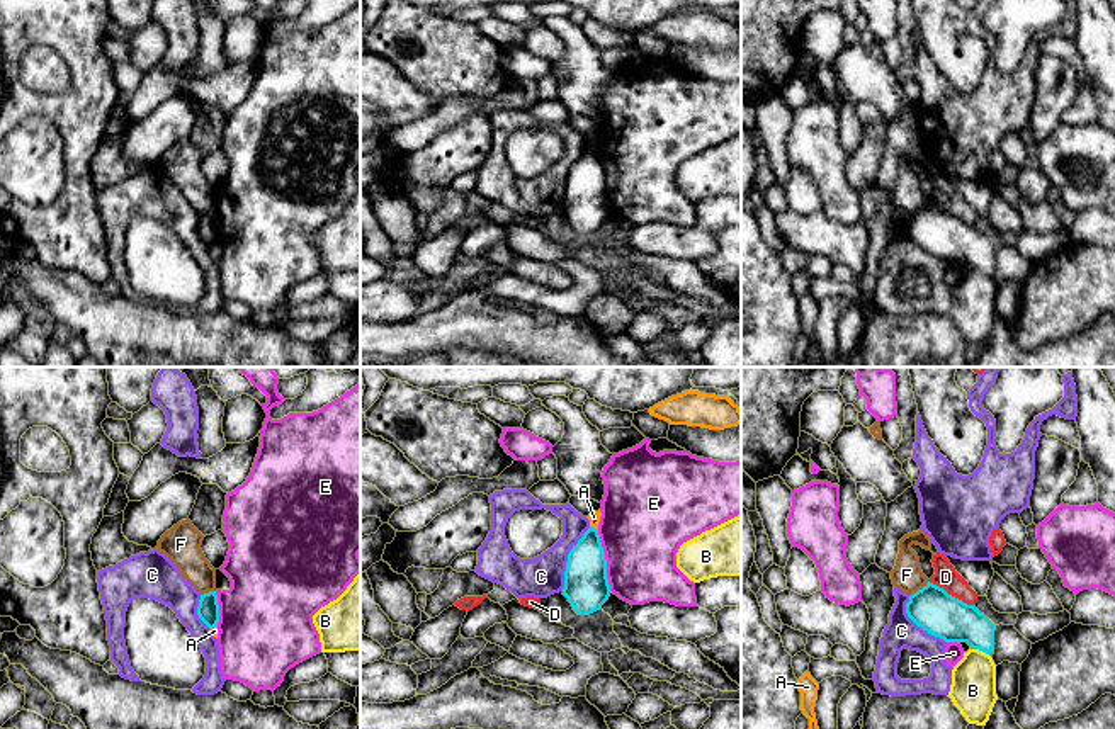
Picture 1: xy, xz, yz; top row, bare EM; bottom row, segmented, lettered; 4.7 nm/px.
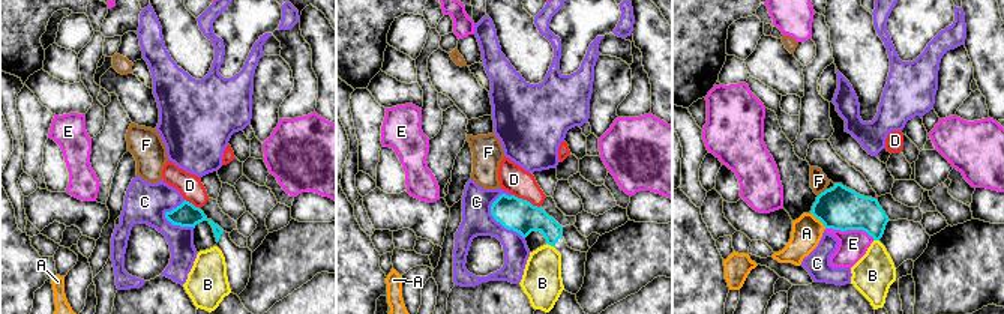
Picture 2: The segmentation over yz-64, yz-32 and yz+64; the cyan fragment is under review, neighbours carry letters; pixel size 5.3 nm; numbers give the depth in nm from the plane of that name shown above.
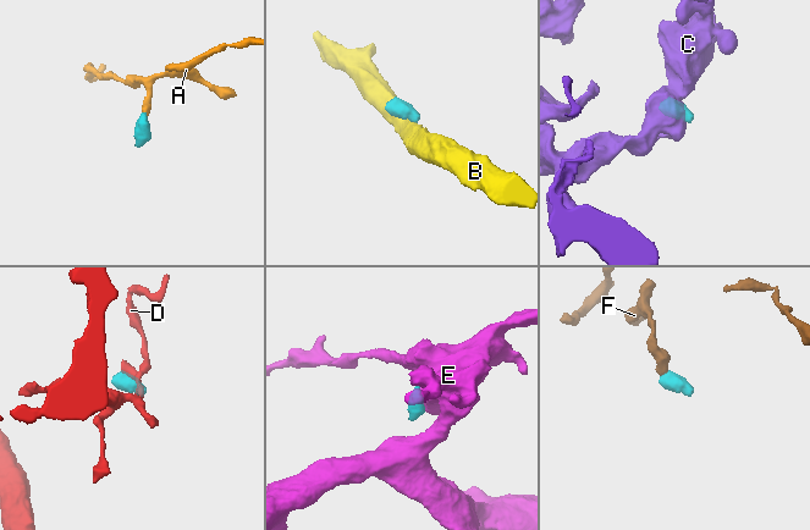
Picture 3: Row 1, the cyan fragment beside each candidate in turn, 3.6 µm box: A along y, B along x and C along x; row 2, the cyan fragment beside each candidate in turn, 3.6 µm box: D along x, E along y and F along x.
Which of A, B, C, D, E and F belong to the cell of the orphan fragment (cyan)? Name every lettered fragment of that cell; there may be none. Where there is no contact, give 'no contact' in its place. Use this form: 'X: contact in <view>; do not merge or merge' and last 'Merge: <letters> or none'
A: contact in xz; do not merge
B: contact in yz; do not merge
C: contact in xz; do not merge
D: contact in yz; do not merge
E: contact in xz; do not merge
F: contact in yz; do not merge
Merge: none

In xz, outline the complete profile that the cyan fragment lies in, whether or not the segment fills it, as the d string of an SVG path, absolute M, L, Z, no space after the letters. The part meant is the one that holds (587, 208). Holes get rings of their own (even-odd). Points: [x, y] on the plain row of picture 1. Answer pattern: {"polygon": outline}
{"polygon": "M590 146L568 173L563 214L578 235L590 235L602 228L610 212L598 148Z"}

